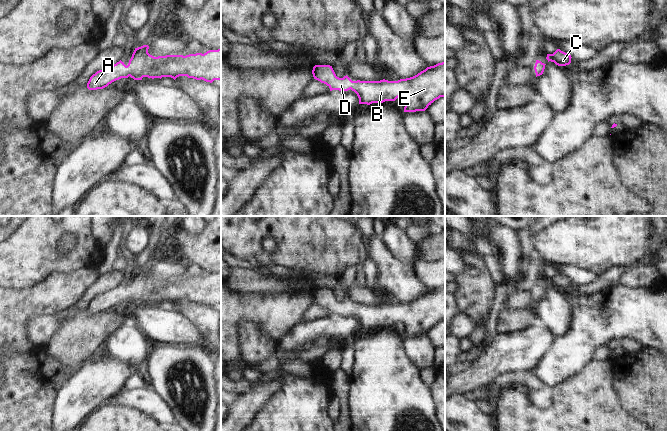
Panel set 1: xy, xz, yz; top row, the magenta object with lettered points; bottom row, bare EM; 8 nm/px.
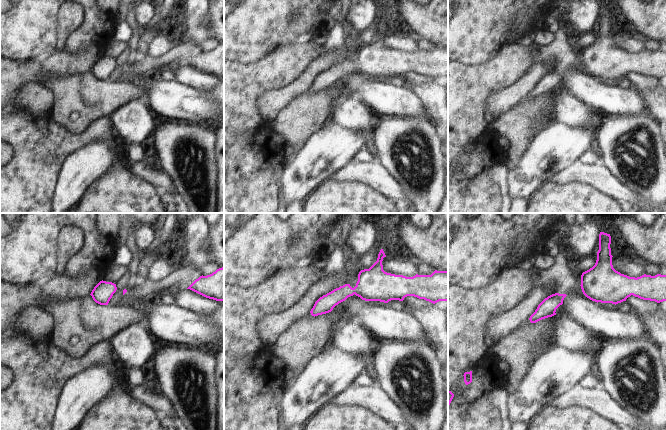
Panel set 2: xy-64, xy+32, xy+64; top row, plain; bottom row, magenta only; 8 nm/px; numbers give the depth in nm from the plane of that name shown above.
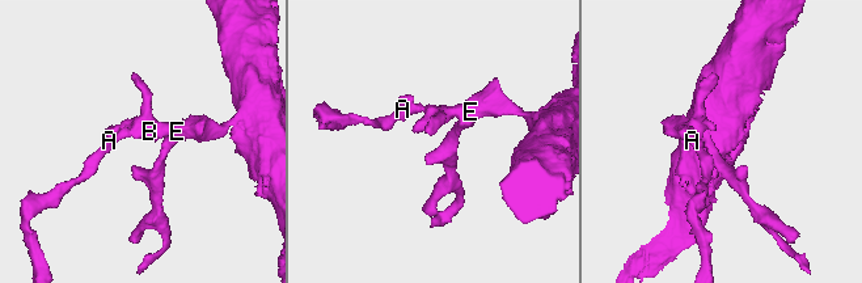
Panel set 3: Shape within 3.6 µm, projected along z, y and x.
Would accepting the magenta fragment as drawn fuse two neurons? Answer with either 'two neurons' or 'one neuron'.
one neuron

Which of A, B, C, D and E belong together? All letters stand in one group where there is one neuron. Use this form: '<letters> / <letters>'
A B C D E

